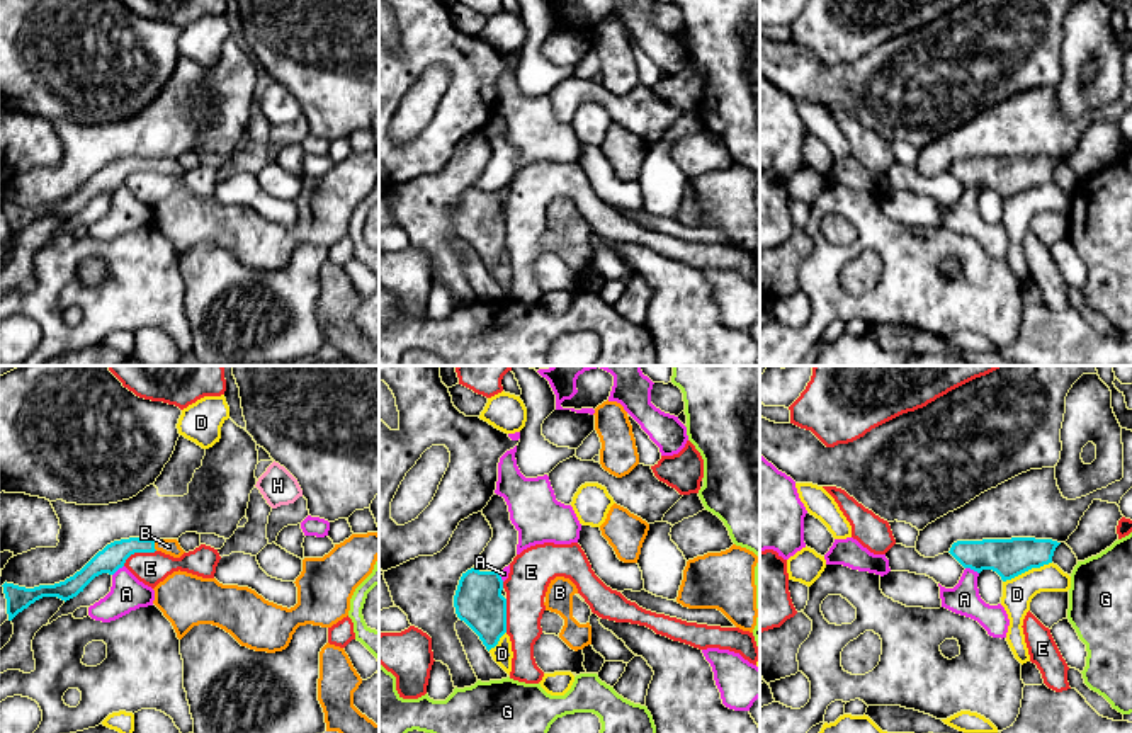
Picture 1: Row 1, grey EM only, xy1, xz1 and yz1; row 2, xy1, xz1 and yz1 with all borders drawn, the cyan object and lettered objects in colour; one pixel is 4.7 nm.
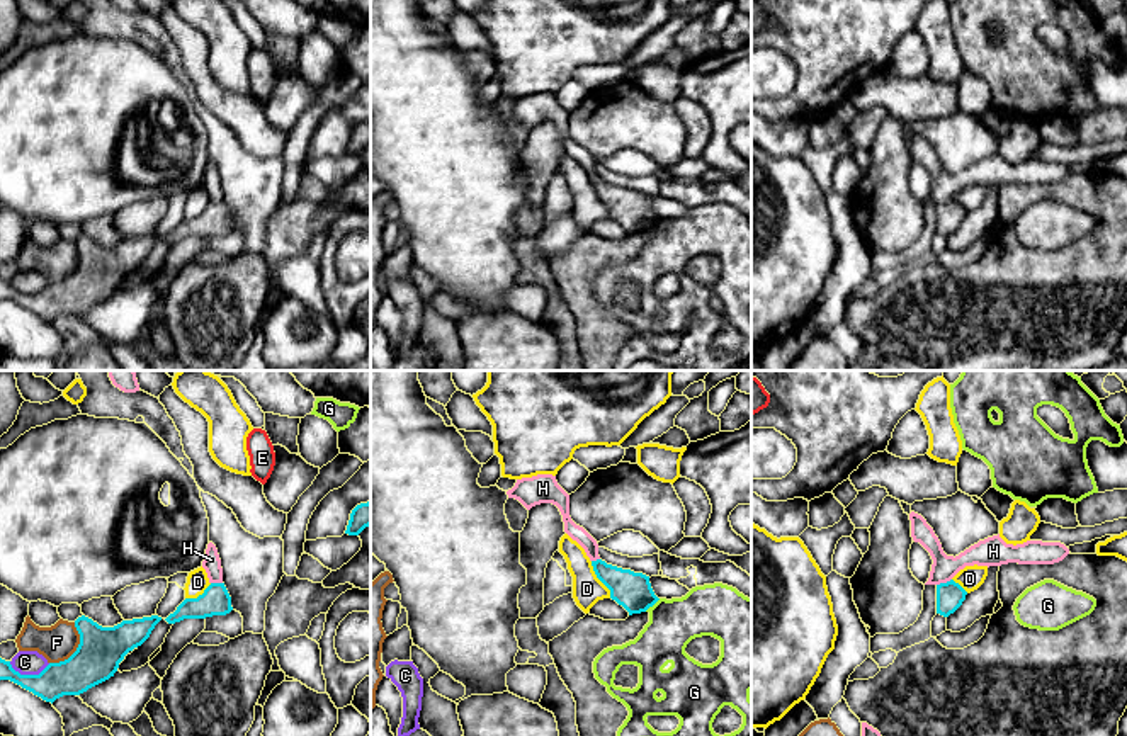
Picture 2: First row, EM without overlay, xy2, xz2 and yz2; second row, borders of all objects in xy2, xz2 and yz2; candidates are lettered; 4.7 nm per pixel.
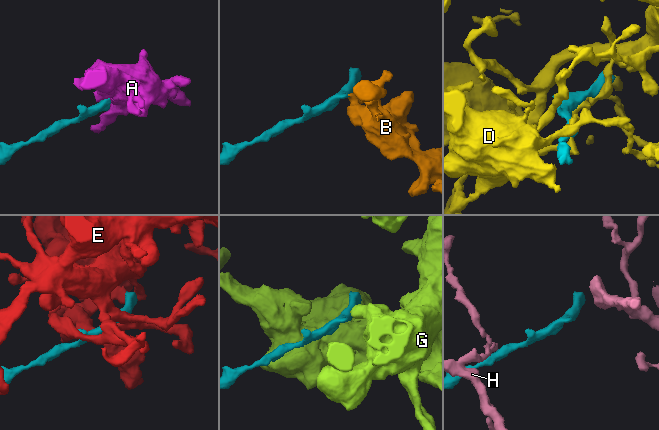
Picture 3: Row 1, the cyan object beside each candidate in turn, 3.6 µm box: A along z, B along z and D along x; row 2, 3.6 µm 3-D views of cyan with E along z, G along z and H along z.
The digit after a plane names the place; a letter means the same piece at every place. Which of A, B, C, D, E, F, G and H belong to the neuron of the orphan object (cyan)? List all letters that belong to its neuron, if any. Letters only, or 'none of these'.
B

